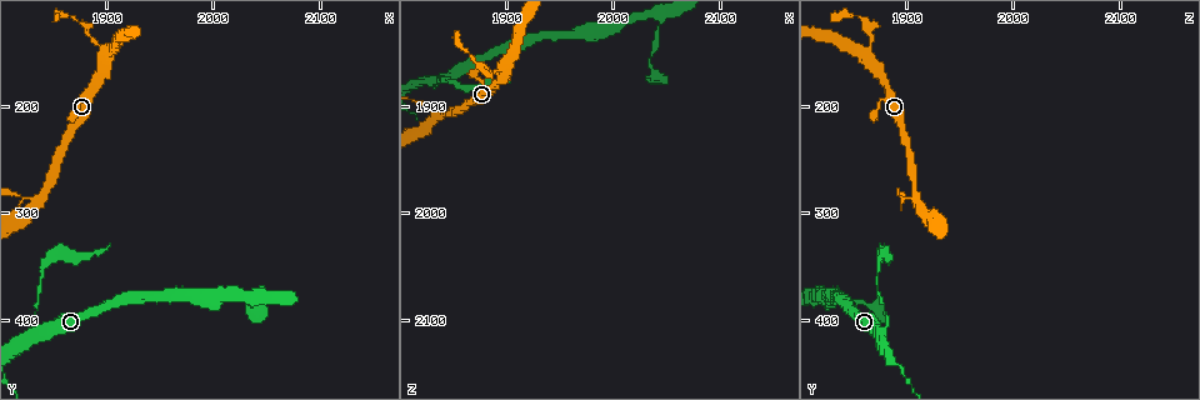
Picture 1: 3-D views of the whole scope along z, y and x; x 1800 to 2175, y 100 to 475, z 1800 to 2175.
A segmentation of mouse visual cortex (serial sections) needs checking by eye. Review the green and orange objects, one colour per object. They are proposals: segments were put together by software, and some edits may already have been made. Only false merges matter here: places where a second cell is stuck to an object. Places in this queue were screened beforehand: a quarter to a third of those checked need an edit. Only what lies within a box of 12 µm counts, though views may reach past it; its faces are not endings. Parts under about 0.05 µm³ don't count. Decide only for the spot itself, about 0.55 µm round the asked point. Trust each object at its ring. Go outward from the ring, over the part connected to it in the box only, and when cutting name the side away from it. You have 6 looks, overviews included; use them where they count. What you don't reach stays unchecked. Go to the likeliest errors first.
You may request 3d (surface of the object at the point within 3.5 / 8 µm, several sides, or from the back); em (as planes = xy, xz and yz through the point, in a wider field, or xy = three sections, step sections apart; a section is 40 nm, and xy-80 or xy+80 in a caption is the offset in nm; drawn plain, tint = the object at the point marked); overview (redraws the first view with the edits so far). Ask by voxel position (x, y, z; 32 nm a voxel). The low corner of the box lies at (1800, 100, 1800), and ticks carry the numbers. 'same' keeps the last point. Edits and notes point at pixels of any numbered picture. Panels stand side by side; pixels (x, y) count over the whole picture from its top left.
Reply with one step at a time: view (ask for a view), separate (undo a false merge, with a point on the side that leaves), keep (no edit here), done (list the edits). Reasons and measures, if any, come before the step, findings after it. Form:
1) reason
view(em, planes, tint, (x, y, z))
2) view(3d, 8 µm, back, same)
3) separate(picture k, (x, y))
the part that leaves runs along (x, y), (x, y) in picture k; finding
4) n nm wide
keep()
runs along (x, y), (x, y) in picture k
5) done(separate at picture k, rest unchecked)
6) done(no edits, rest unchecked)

branch point
view(3d, 3.5 µm, (1834, 408, 1878))

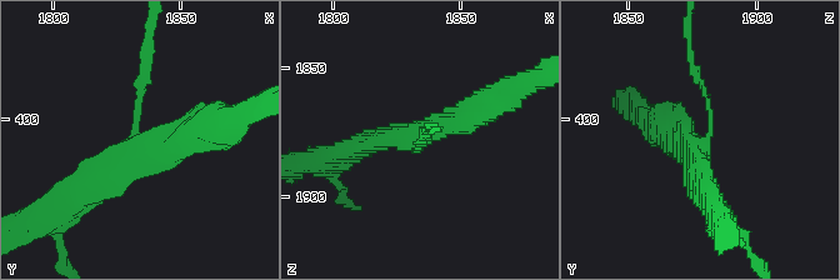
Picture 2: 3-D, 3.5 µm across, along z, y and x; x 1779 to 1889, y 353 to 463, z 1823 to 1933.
3 arms; arms of 100, 300, 350 nm; shape alone is not enough
view(em, xy, step 5, tint, (1832, 409, 1877))

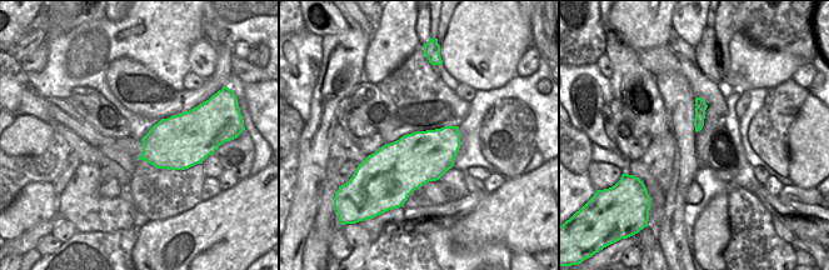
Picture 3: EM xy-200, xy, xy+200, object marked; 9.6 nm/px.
500 nm wide
separate(picture 2, (696, 75))
the part that leaves runs along (709, 114), (688, 33) in picture 2; a second cell is stuck on

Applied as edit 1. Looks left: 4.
three-way junction
view(3d, 3.5 µm, (1898, 154, 1864))

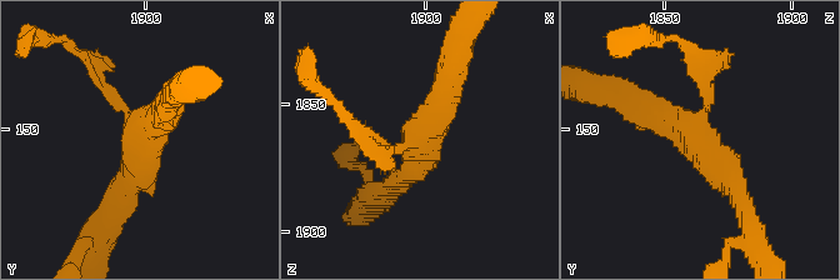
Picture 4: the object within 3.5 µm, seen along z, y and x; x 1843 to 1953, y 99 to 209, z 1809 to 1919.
3 arms; arms of 150, 300, 350 nm
view(em, xy, step 2, tint, (1898, 153, 1863))

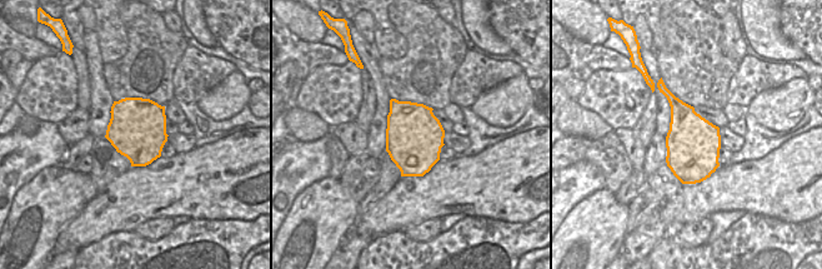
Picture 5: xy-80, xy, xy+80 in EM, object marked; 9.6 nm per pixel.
separate(picture 4, (95, 76))
the part that leaves runs along (121, 106), (83, 53), (51, 38) in picture 4; a second cell is stuck on

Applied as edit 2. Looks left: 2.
done(separate at picture 2, separate at picture 4, rest unchecked)

